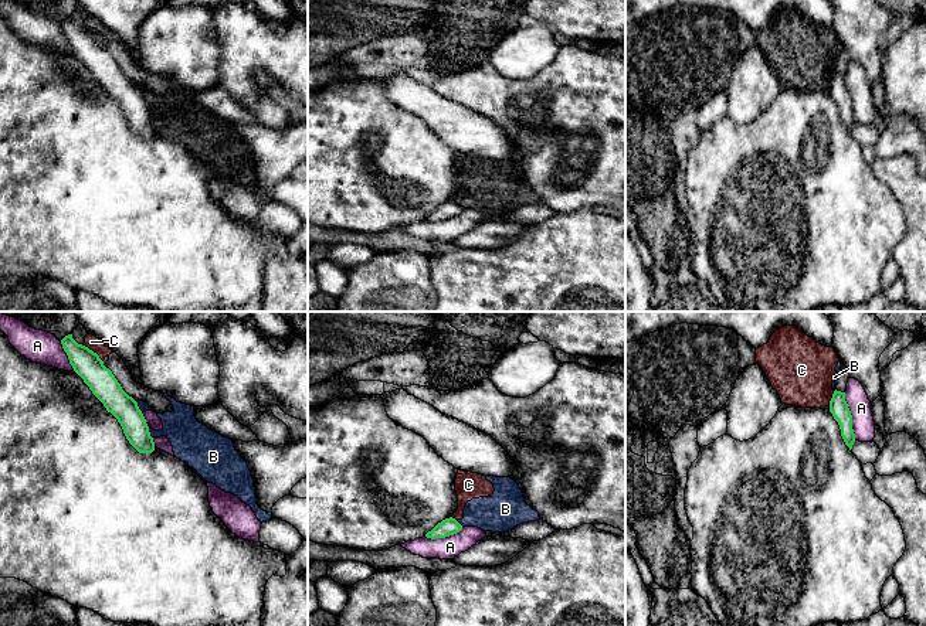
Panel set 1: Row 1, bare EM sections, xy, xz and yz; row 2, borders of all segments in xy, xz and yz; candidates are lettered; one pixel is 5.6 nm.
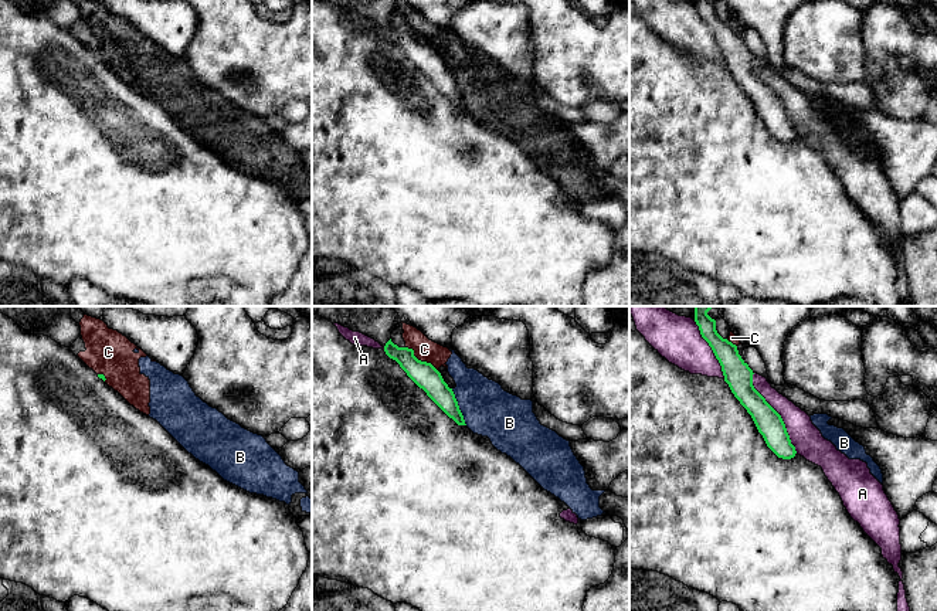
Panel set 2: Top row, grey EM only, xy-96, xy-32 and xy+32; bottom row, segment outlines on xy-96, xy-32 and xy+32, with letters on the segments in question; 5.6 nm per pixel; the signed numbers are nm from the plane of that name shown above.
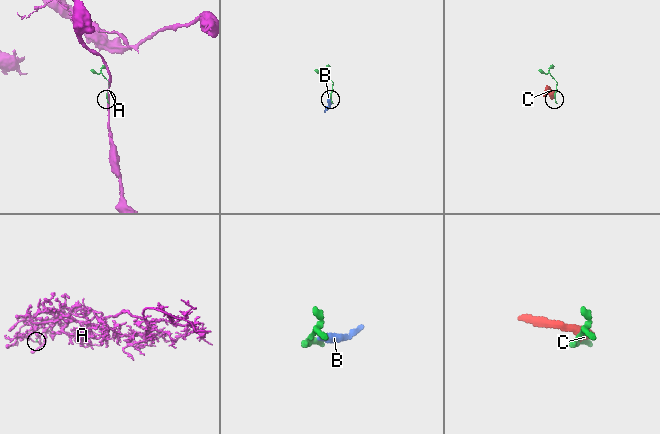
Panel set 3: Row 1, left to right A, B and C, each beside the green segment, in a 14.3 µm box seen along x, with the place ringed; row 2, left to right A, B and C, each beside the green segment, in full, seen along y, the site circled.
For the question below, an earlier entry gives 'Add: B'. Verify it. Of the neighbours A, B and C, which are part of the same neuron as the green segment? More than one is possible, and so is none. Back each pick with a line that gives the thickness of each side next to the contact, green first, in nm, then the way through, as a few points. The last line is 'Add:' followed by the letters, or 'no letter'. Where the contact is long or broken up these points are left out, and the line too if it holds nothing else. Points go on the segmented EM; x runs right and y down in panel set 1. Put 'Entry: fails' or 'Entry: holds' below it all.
Add: no letter
Entry: fails

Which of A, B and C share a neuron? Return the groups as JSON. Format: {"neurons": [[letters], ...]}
{"neurons": [["A"], ["B", "C"]]}

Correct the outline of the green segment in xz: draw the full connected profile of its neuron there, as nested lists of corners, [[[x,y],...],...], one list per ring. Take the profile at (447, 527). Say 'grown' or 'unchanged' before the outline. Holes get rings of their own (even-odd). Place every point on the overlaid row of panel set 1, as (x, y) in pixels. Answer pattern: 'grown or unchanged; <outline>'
unchanged; [[[452,517],[438,523],[431,531],[425,534],[427,538],[445,538],[454,535],[462,530],[462,525]]]

